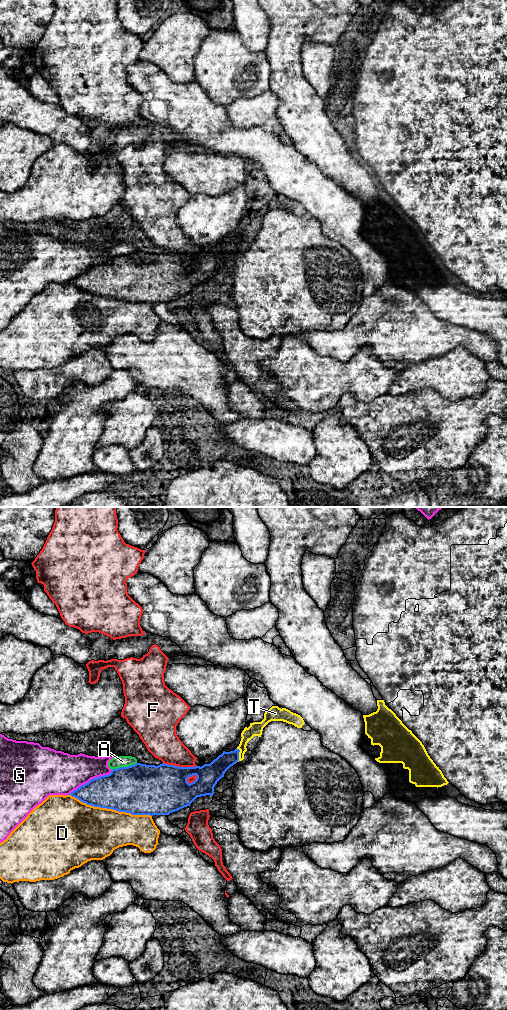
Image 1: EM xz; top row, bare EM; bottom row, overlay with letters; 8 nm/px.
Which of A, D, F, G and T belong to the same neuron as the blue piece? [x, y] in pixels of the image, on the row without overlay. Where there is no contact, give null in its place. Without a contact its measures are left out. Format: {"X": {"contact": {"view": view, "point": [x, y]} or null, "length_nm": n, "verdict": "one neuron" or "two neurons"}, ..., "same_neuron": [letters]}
{"A": {"contact": {"view": "xz", "point": [124, 255]}, "length_nm": 220, "verdict": "two neurons"}, "D": {"contact": {"view": "xz", "point": [110, 296]}, "length_nm": 700, "verdict": "two neurons"}, "F": {"contact": {"view": "xz", "point": [180, 255]}, "length_nm": 280, "verdict": "two neurons"}, "G": {"contact": {"view": "xz", "point": [91, 267]}, "length_nm": 400, "verdict": "two neurons"}, "T": {"contact": {"view": "xz", "point": [238, 242]}, "length_nm": 110, "verdict": "two neurons"}, "same_neuron": []}

